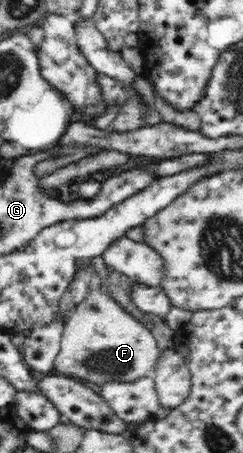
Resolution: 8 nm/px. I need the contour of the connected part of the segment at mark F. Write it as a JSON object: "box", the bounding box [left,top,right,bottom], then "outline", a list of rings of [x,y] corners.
{"box":[54,274,159,390],"outline":[[[97,274],[90,282],[88,295],[74,308],[67,318],[60,340],[60,351],[54,360],[54,374],[66,375],[83,382],[96,390],[108,382],[130,383],[134,380],[150,376],[147,374],[156,365],[159,352],[157,352],[157,339],[143,323],[127,313],[108,292],[99,290],[100,278]]]}

